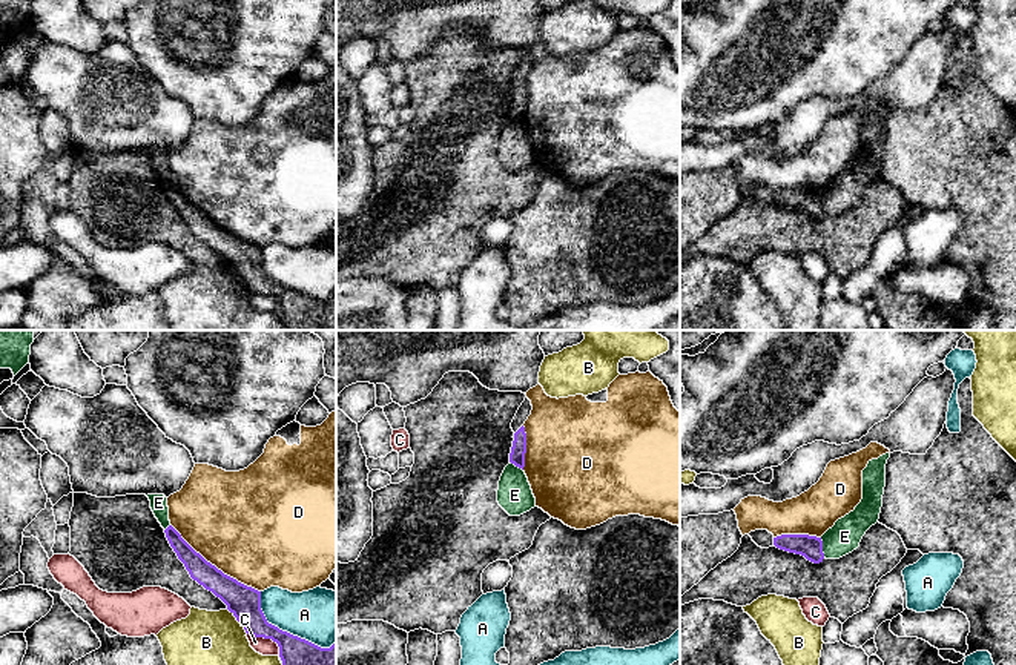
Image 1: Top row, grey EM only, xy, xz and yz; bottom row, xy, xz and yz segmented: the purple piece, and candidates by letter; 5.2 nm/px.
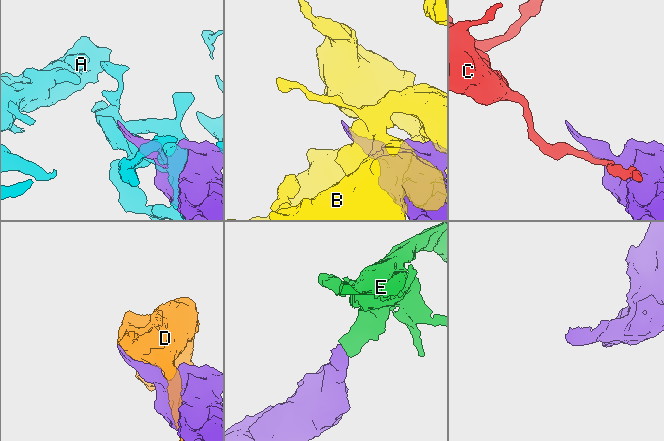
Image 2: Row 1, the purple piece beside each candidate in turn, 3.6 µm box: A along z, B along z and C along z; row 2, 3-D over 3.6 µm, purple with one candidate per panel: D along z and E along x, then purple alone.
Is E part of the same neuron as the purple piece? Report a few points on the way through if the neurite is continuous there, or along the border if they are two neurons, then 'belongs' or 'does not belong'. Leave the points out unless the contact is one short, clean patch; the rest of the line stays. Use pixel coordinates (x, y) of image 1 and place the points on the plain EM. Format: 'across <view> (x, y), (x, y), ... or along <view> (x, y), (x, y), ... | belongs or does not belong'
along yz (820, 194), (824, 212) | does not belong

